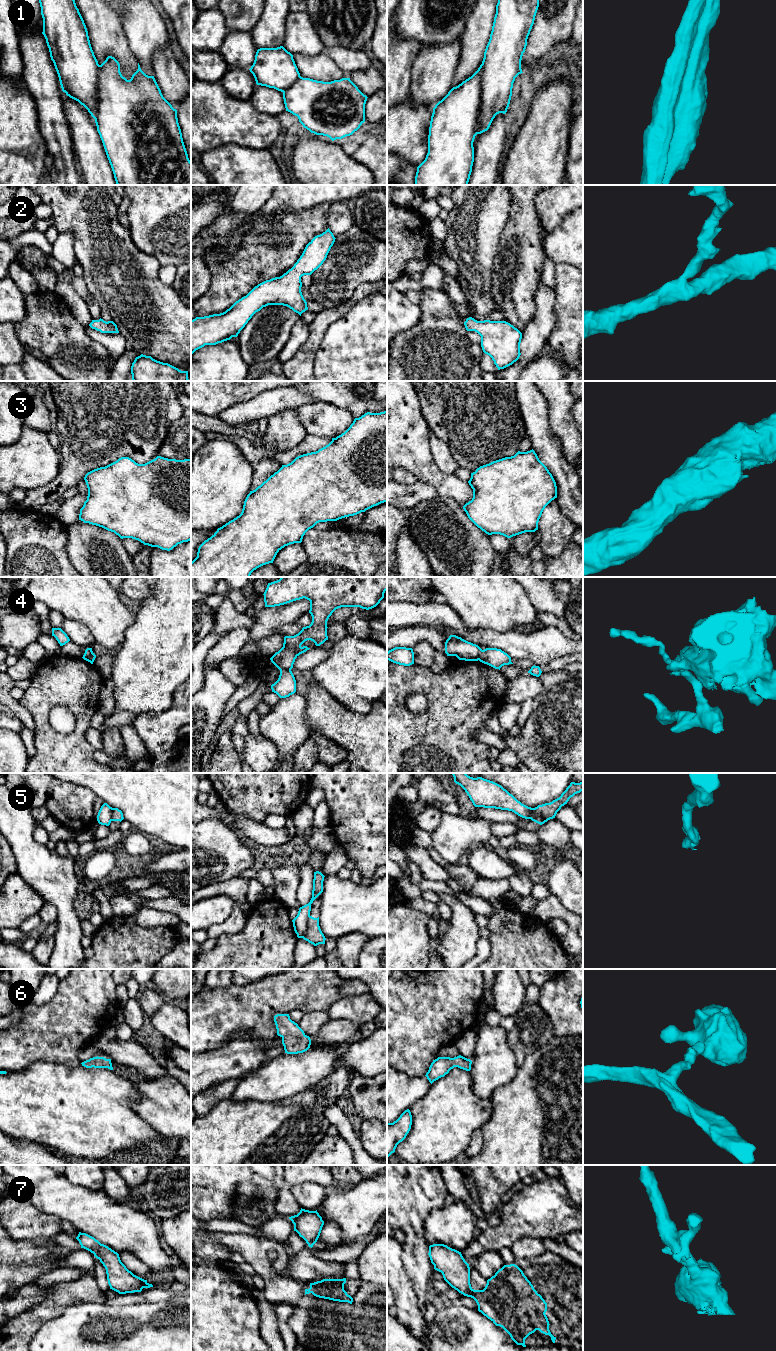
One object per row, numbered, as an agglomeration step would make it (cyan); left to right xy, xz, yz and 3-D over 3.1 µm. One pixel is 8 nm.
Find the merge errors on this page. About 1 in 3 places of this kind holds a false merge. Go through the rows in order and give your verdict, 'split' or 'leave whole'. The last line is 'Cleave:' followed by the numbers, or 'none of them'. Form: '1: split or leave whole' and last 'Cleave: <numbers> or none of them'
1: split
2: leave whole
3: leave whole
4: split
5: split
6: leave whole
7: leave whole
Cleave: 1, 4, 5

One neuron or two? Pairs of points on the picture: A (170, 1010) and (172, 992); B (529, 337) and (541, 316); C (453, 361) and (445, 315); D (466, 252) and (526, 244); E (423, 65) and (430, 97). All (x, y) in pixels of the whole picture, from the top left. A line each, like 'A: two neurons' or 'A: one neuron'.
A: two neurons
B: one neuron
C: one neuron
D: two neurons
E: one neuron

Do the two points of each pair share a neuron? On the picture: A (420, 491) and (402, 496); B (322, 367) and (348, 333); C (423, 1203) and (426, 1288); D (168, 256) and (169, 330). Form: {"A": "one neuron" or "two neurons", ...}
{"A": "one neuron", "B": "one neuron", "C": "one neuron", "D": "two neurons"}

